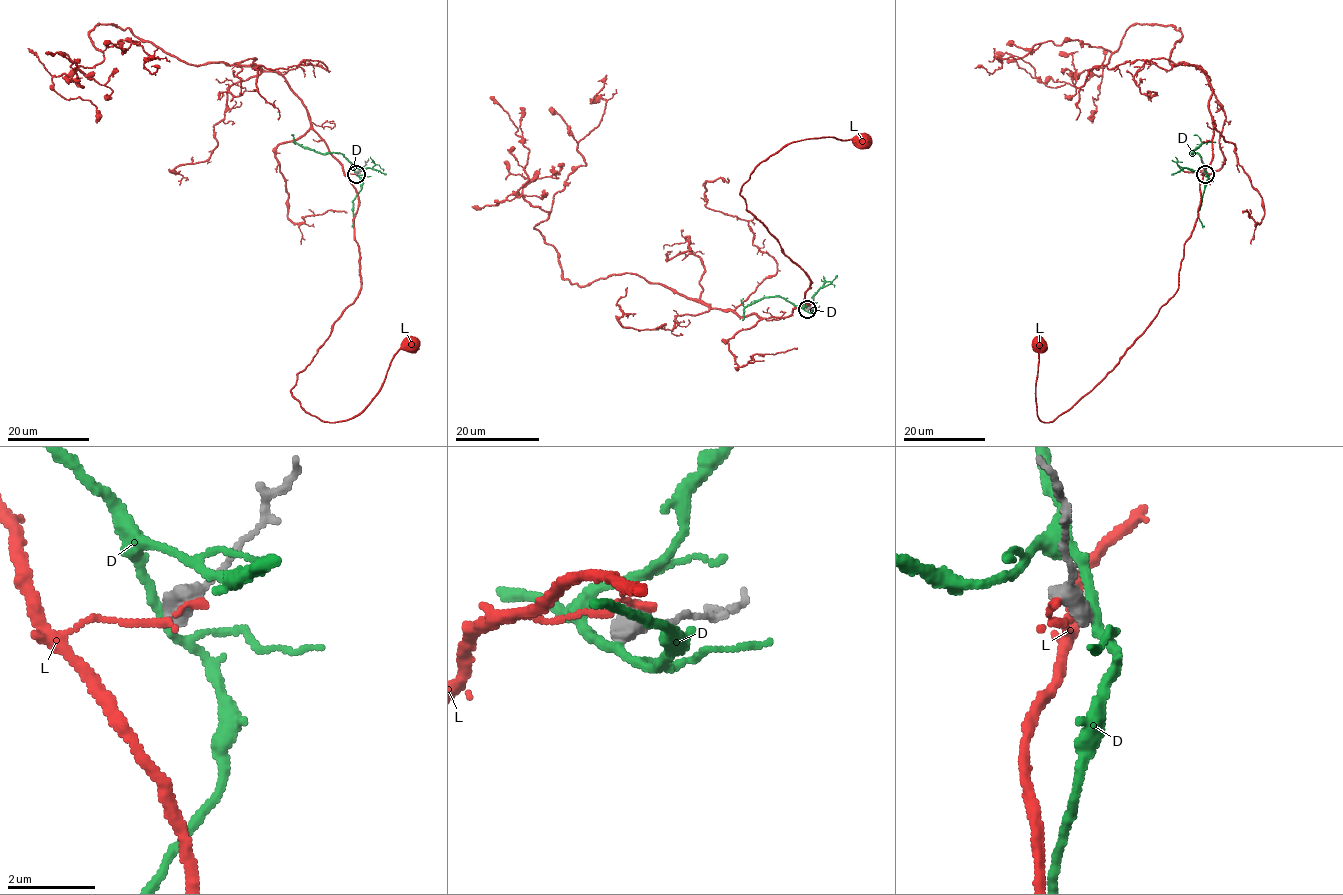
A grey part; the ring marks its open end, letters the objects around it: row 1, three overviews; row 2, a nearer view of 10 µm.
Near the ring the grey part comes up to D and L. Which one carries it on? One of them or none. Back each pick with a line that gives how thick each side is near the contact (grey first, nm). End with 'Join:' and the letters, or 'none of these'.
Join: none of these

